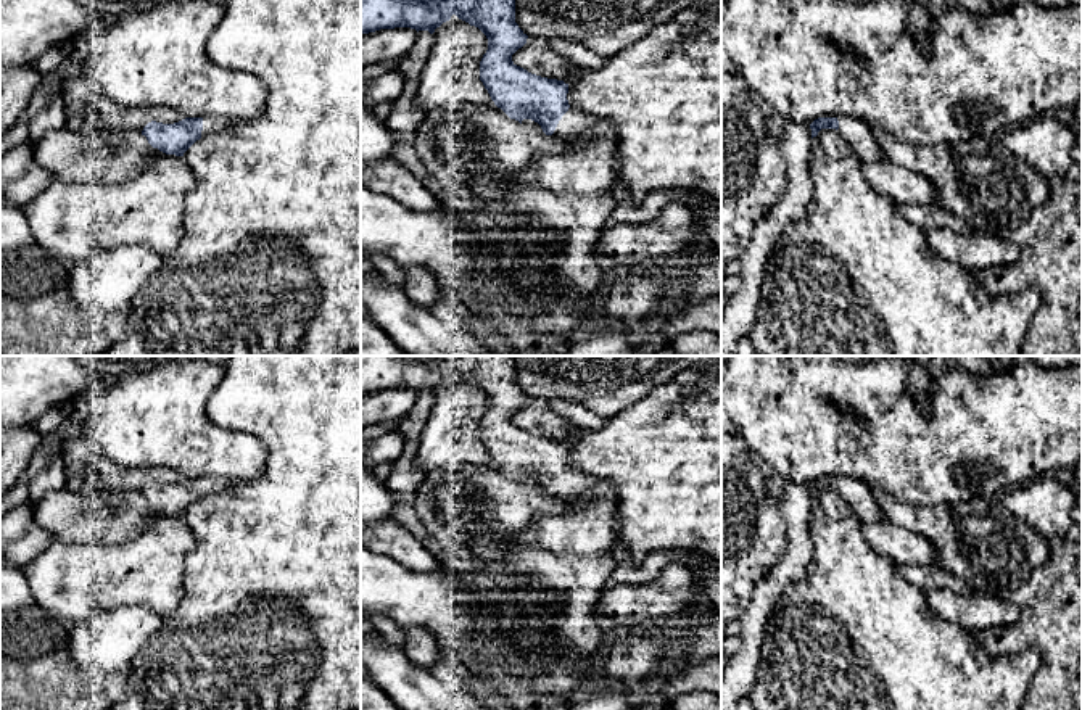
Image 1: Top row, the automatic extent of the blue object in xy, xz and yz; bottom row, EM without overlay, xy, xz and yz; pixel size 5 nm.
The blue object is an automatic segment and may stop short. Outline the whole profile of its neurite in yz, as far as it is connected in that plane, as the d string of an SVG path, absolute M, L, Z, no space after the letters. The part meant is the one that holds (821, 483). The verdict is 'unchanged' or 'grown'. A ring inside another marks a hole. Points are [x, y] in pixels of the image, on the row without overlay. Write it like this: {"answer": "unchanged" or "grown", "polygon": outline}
{"answer": "grown", "polygon": "M818 478L810 485L812 499L821 489L836 489L842 499L847 501L852 512L861 525L878 523L886 520L871 488L868 483L855 478Z"}

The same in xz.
{"answer": "grown", "polygon": "M361 356L361 396L411 388L435 393L456 375L488 399L480 441L510 480L538 483L546 496L568 504L596 483L568 465L568 444L528 433L512 422L528 396L515 383L515 356Z"}

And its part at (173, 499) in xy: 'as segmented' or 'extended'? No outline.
extended

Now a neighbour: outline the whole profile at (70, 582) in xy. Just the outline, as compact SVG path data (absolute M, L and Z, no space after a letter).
M155 509L134 538L118 544L64 544L52 541L26 568L35 604L72 631L97 609L140 605L166 618L184 597L184 560L193 536L184 517Z

